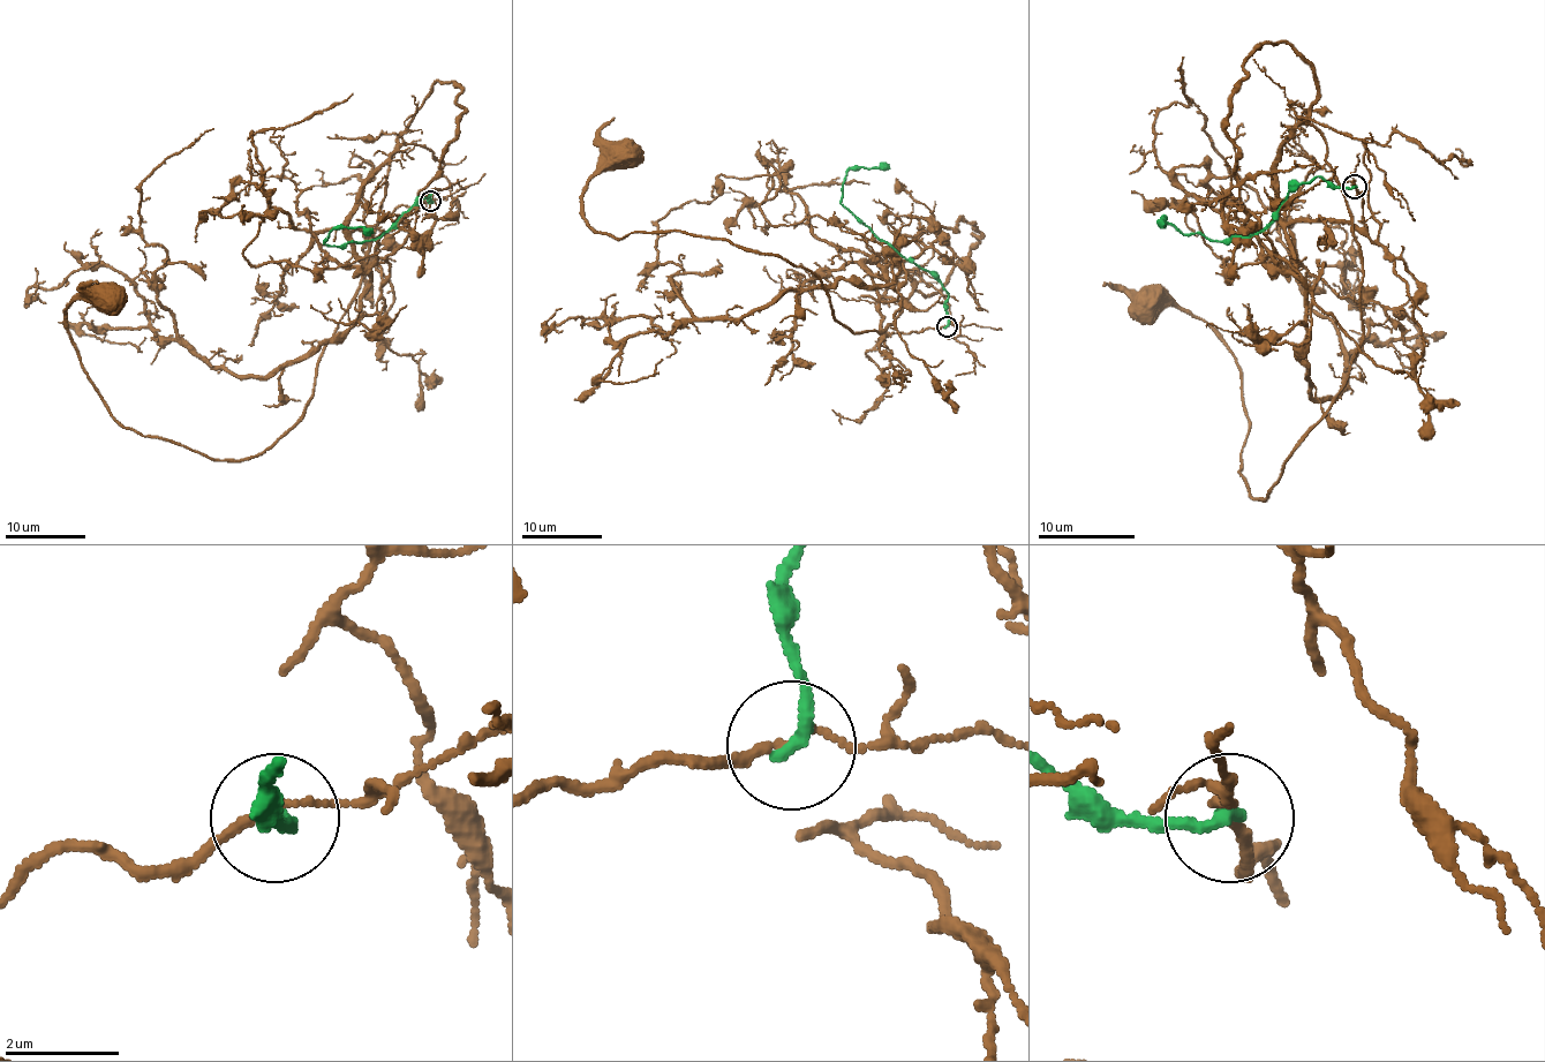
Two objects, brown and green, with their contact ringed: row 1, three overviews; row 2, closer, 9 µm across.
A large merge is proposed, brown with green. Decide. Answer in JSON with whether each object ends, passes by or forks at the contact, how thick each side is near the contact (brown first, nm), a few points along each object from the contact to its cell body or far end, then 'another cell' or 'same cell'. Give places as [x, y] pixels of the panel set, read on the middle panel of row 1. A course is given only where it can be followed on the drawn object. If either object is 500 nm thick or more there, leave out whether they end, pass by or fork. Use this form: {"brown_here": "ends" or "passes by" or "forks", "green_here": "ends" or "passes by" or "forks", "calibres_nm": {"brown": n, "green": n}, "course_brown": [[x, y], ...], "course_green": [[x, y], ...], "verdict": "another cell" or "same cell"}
{"brown_here": "passes by", "green_here": "ends", "calibres_nm": {"brown": 110, "green": 240}, "course_brown": [[946, 325], [884, 331], [892, 262], [902, 309], [854, 333], [784, 260], [596, 232], [628, 156]], "course_green": [[946, 325], [948, 292], [842, 203], [842, 181], [850, 170], [890, 167]], "verdict": "another cell"}

